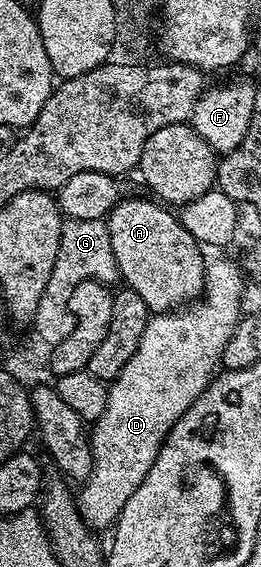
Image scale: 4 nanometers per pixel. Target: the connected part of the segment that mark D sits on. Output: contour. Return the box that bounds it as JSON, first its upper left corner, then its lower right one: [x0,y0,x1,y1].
[77,258,245,532]

